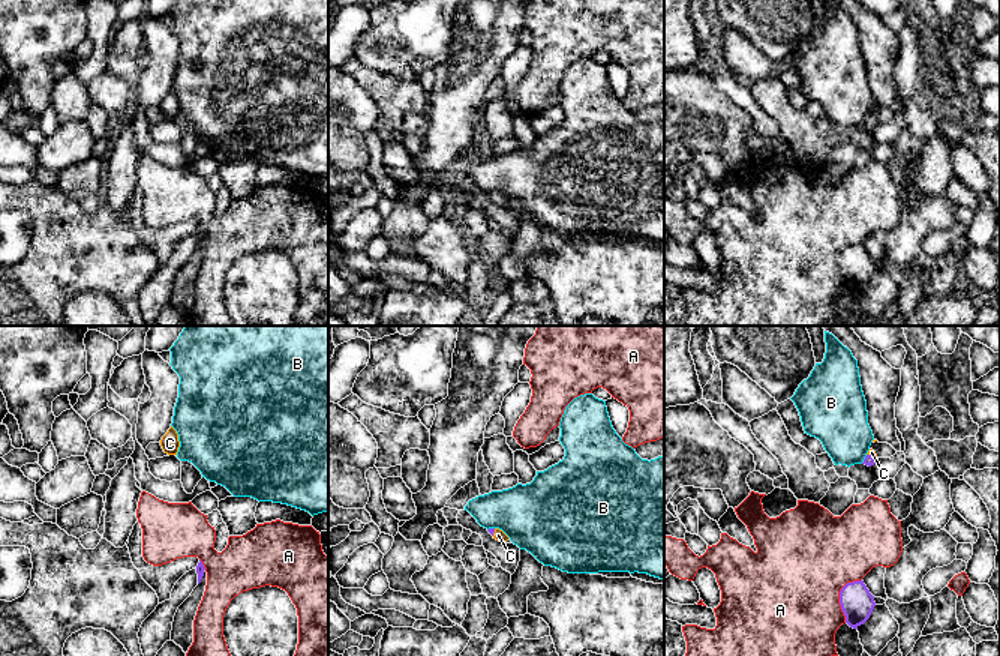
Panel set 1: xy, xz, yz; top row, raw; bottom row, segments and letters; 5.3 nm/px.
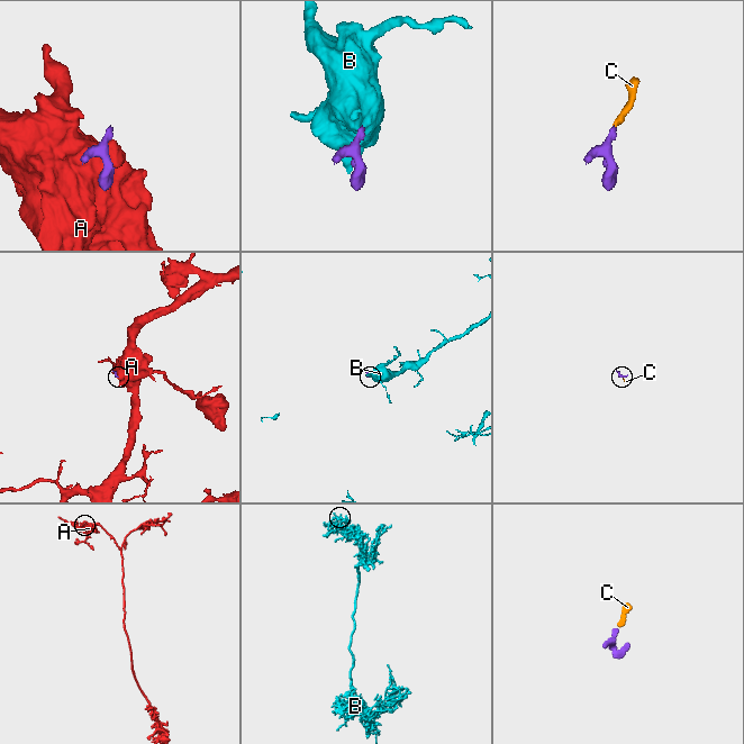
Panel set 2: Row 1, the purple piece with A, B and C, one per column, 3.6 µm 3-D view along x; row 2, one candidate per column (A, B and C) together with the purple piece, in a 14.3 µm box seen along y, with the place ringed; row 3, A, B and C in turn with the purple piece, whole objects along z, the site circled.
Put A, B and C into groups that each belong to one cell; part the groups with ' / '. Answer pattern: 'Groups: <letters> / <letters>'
Groups: A / B / C

